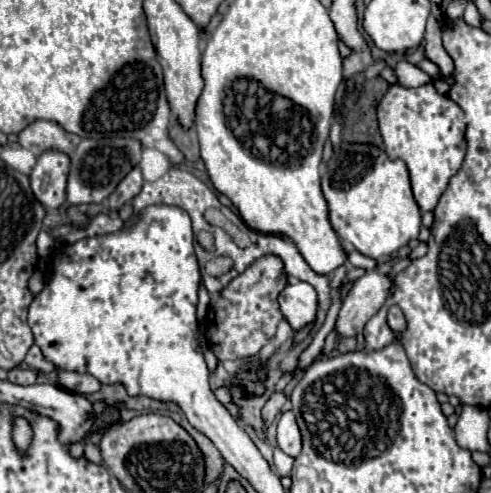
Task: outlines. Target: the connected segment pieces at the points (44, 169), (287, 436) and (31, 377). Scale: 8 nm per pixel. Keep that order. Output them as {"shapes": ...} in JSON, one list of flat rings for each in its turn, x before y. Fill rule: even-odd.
{"shapes":[[[49,149,33,167,29,179,31,189,45,207,61,207,65,203,65,185,67,185,67,173,69,173,69,155,63,151]],[[285,411,277,423,277,443,283,453,297,457,301,453,301,433,295,421,293,411]],[[15,367,15,369,9,371,9,381,19,383,19,385,31,385,31,383,35,383,35,377,37,377,37,373,31,371,31,369]]]}

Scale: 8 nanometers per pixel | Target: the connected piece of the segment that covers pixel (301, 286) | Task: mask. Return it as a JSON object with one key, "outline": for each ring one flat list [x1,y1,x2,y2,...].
{"outline":[[291,281,285,285,285,289,279,293,279,305,281,313,289,321,289,325,299,331,307,323,315,321,317,315,317,293,313,285,305,281]]}

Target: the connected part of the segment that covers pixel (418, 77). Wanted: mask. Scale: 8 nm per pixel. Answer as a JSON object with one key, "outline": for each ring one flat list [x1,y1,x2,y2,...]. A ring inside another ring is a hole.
{"outline":[[405,59,395,65,395,73,397,73,399,85,403,85,403,87,421,87,431,81,431,77,427,73,423,73,419,67,415,67,413,63,409,63]]}

